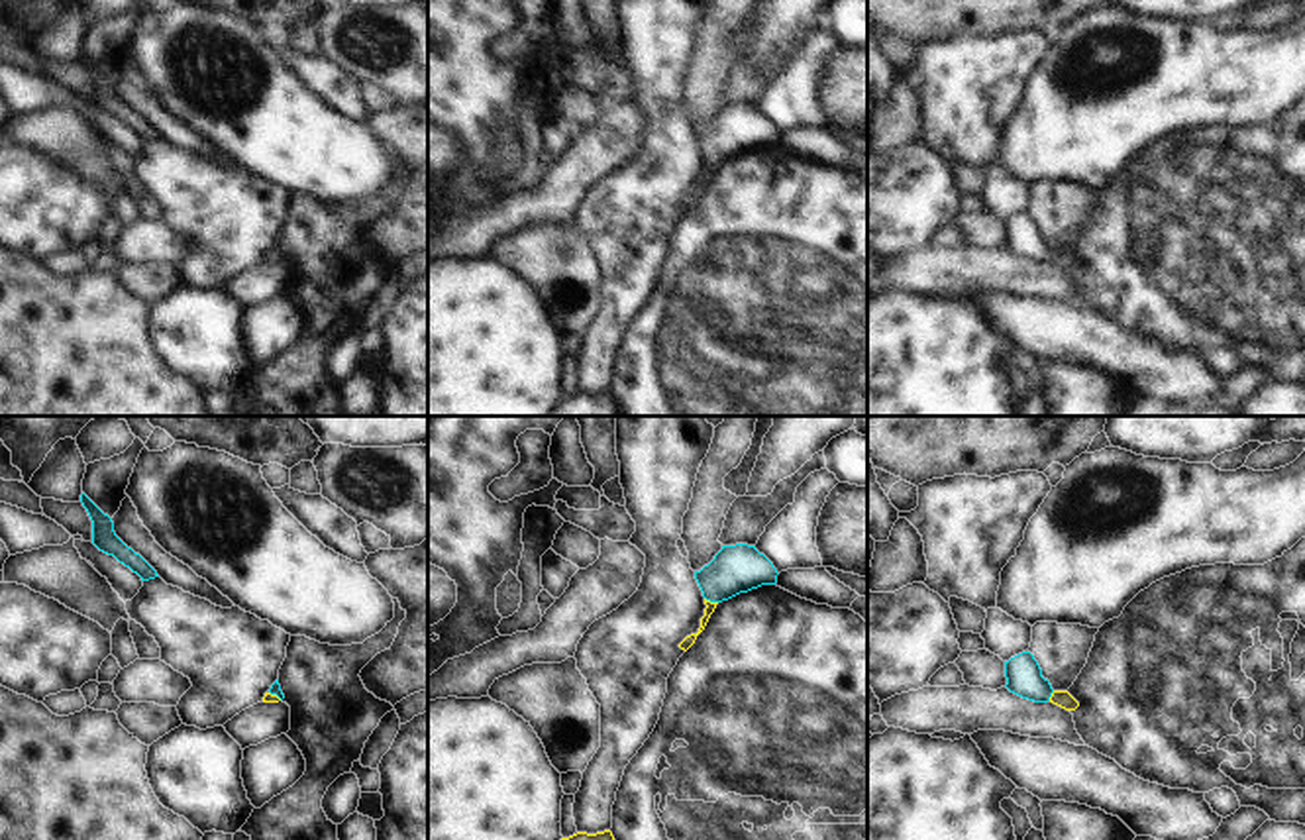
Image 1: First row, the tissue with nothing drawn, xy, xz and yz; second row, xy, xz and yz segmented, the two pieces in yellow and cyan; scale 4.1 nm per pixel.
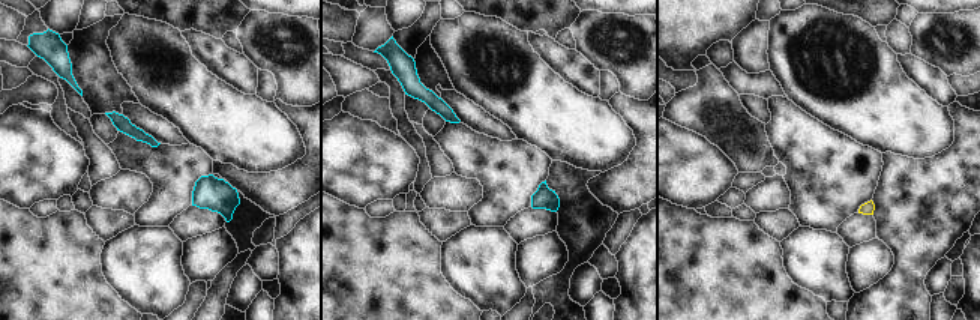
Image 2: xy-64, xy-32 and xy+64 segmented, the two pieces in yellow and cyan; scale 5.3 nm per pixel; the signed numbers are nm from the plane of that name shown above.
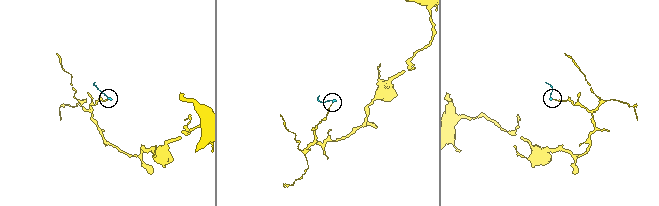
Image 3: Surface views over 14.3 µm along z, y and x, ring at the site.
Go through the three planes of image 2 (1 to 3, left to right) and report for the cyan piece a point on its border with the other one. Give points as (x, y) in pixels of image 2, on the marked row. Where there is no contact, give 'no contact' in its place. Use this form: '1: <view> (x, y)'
1: no contact
2: no contact
3: no contact

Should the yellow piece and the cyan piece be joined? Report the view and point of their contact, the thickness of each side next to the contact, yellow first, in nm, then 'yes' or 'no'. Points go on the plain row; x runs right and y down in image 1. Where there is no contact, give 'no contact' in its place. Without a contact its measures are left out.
xz (709, 161) | 50/200 nm | yes

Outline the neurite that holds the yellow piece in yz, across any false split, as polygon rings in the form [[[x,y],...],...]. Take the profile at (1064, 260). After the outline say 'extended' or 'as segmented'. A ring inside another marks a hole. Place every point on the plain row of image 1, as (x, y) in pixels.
[[[1022,212],[1005,222],[1007,249],[1034,263],[1054,263],[1066,271],[1075,271],[1079,263],[1068,251],[1054,251],[1042,237],[1042,230],[1030,212]]]; extended

